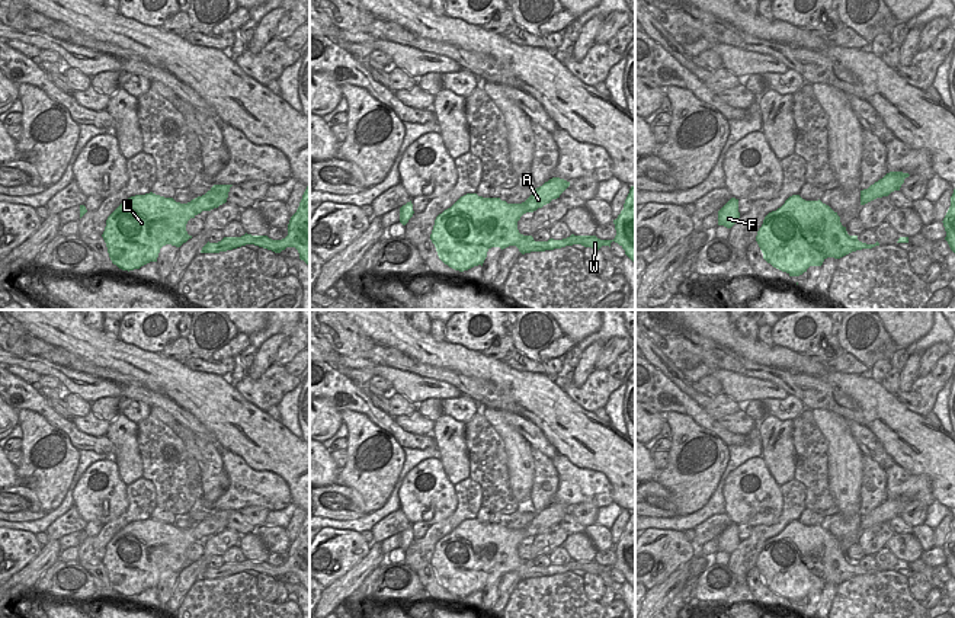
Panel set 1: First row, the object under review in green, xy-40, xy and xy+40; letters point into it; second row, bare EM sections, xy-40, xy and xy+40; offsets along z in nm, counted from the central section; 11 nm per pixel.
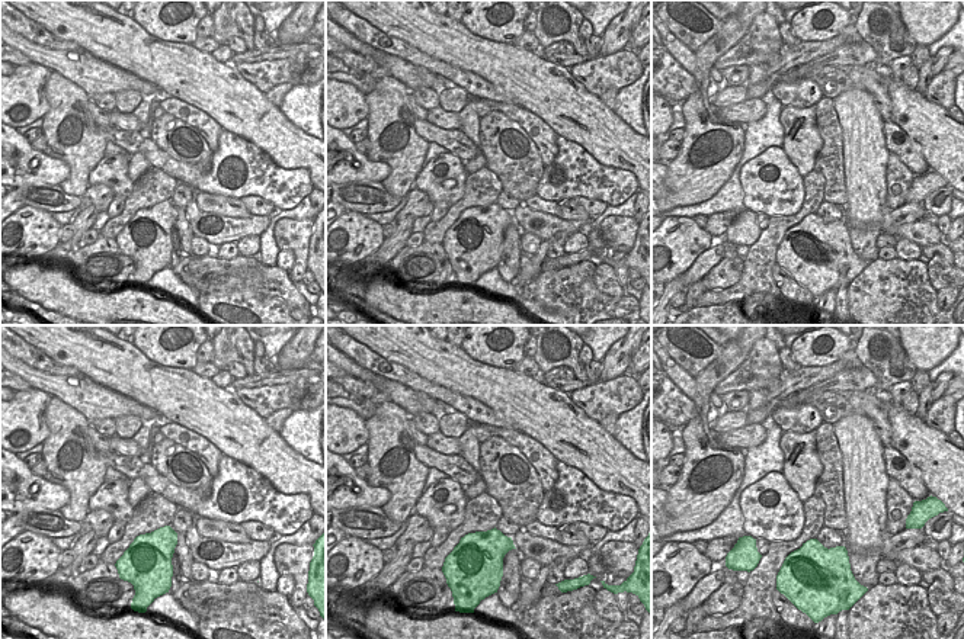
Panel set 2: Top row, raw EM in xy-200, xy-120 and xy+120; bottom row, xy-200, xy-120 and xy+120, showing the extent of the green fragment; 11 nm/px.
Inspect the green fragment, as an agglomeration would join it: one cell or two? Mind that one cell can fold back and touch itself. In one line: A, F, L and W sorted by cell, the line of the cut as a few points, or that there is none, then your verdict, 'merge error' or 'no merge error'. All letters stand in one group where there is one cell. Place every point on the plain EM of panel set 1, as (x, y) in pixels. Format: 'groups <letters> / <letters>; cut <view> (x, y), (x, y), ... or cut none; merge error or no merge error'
groups A F L W; cut none; no merge error

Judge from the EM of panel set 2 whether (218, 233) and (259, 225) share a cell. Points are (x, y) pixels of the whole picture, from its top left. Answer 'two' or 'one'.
one

